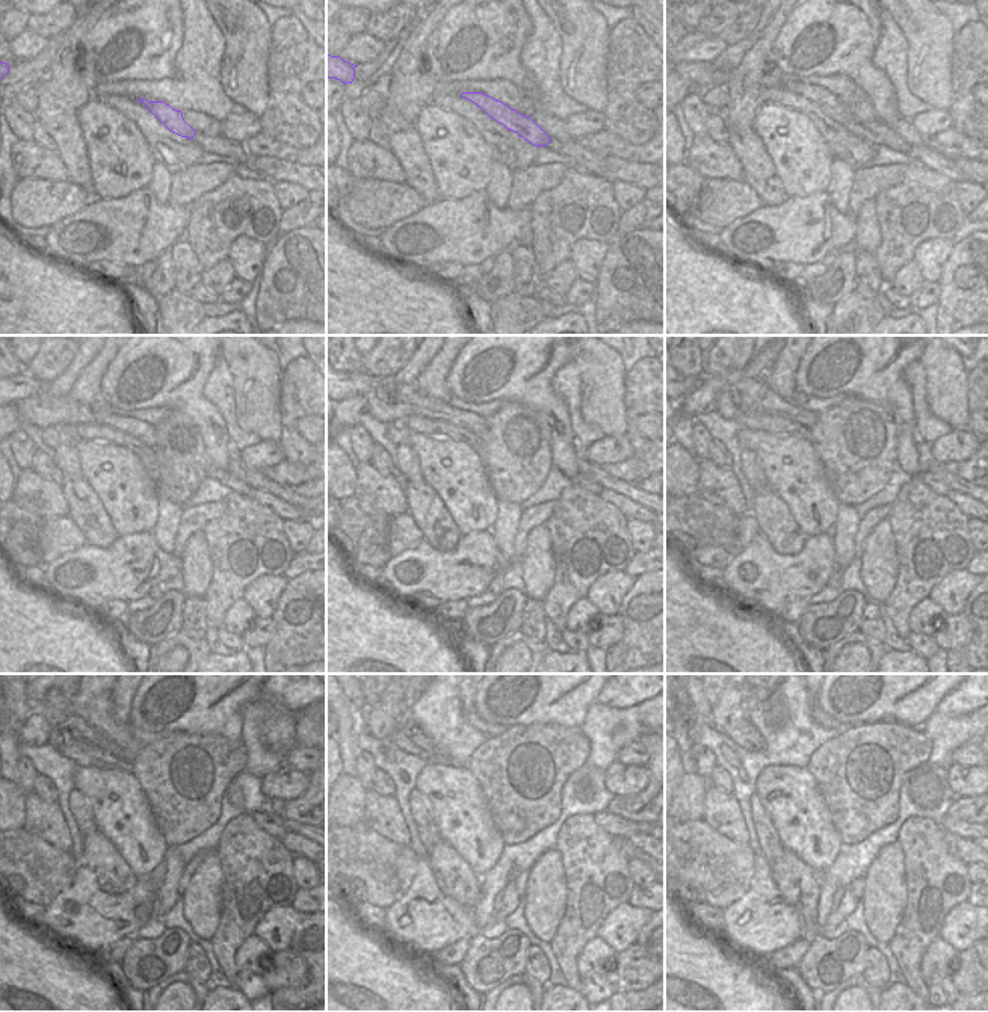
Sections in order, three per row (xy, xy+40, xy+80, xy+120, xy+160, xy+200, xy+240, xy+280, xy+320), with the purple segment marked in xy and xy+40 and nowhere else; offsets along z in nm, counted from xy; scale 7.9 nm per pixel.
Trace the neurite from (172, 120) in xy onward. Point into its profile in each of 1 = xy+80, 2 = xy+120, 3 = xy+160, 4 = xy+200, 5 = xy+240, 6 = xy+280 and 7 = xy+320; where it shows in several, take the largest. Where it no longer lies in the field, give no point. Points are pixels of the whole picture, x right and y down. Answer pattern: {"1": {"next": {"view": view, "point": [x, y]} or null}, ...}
{"1": {"next": {"view": "xy+80", "point": [875, 133]}}, "2": {"next": {"view": "xy+120", "point": [43, 410]}}, "3": {"next": {"view": "xy+160", "point": [387, 401]}}, "4": {"next": {"view": "xy+200", "point": [747, 396]}}, "5": {"next": {"view": "xy+240", "point": [70, 730]}}, "6": {"next": {"view": "xy+280", "point": [617, 826]}}, "7": {"next": {"view": "xy+320", "point": [970, 831]}}}

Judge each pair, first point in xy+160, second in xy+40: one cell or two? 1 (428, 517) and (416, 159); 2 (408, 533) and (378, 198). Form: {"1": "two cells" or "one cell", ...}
{"1": "one cell", "2": "one cell"}

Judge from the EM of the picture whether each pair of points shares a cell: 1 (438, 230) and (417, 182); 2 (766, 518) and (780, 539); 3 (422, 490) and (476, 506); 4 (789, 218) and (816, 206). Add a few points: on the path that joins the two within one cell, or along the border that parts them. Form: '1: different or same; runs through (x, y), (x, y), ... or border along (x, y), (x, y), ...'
1: different; border along (440, 198), (426, 204)
2: same; runs through (771, 523), (780, 535)
3: different; border along (423, 481), (437, 494), (456, 524)
4: same; runs through (795, 218), (810, 207)

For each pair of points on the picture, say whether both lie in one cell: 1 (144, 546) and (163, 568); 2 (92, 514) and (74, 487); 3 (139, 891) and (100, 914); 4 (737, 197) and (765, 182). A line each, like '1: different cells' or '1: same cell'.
1: same cell
2: same cell
3: same cell
4: different cells

